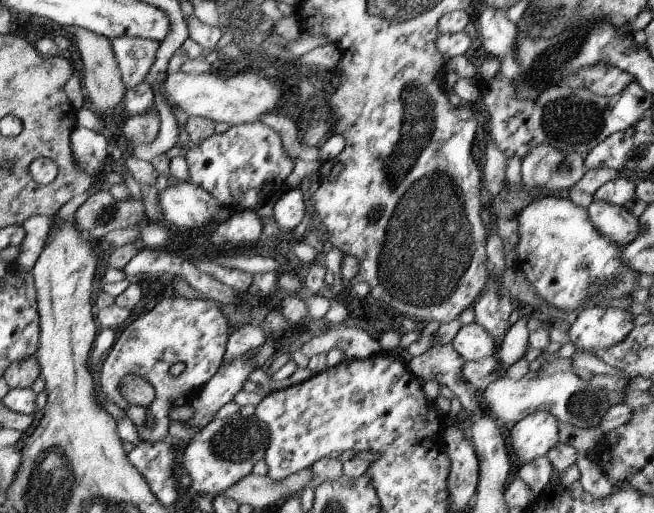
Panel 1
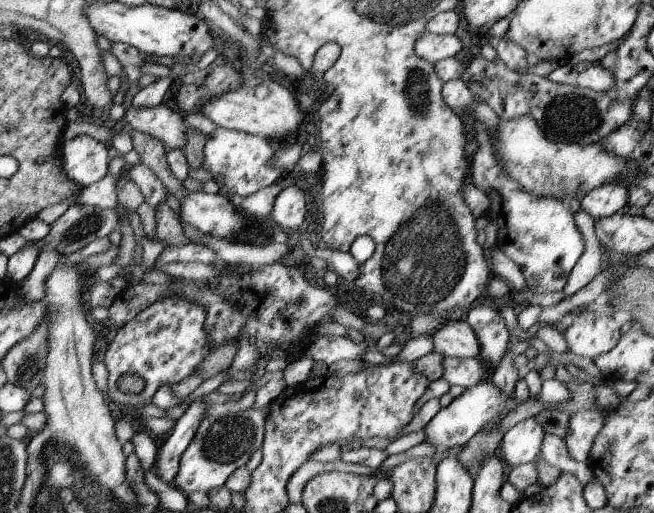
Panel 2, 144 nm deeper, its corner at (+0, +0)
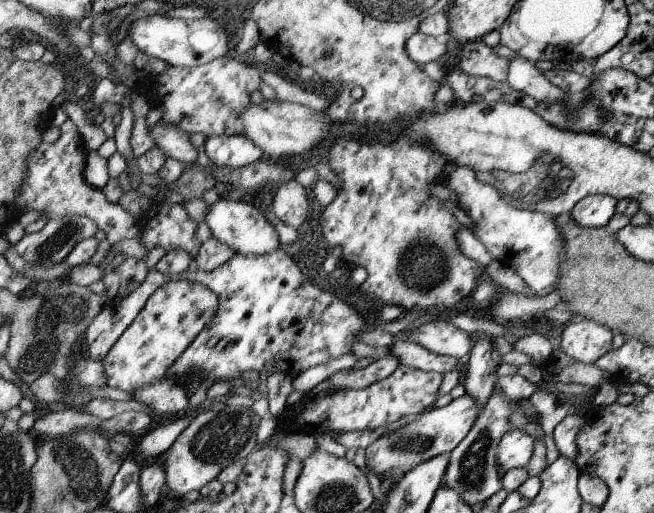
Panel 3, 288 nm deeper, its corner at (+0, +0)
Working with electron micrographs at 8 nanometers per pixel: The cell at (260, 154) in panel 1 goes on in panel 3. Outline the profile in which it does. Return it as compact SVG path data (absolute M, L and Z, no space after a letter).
M243 134L207 138L205 156L215 166L229 166L229 168L245 168L263 160L263 152Z

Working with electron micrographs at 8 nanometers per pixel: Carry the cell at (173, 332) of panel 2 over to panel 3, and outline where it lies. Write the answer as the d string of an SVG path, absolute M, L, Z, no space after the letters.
M177 280L159 286L103 358L101 364L105 368L105 384L133 394L141 386L161 382L167 376L169 366L195 340L195 336L209 326L217 306L217 294L199 282Z

